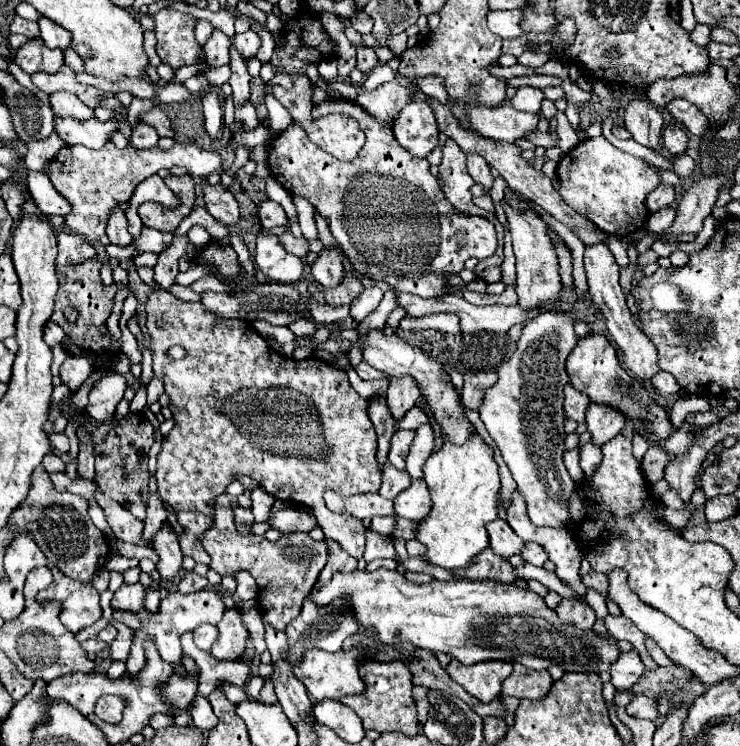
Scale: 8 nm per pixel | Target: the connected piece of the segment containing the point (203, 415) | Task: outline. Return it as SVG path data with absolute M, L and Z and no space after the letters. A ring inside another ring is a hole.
M157 290L149 294L149 344L153 350L153 370L155 376L161 378L165 382L165 394L169 394L171 398L171 412L173 412L173 420L175 426L171 428L169 436L163 440L163 448L157 456L157 486L159 486L159 496L165 500L165 504L169 508L173 508L175 512L201 512L205 516L213 516L213 508L215 508L215 496L223 494L225 488L235 480L235 474L245 474L251 476L267 494L271 494L277 500L285 500L285 502L297 502L297 504L307 504L309 508L313 508L315 516L319 518L319 526L325 532L325 538L333 538L337 540L347 552L351 552L355 558L361 558L365 552L365 528L357 518L351 516L339 516L327 510L325 502L323 502L323 492L325 490L333 490L341 496L355 496L355 494L367 494L367 492L377 492L381 486L381 464L377 462L375 454L377 454L377 434L373 430L373 424L367 416L367 400L361 398L349 384L349 378L345 372L335 370L333 366L329 366L327 362L311 356L305 360L295 360L295 358L287 358L277 354L269 342L265 338L261 338L251 324L247 326L245 320L239 318L221 318L209 310L203 308L201 302L183 302L177 296L173 296L167 290ZM171 346L183 346L185 348L185 356L181 360L169 360L165 356L167 348Z

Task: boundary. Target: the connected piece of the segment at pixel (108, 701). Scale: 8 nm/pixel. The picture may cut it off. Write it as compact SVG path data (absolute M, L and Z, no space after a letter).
M106 695L97 701L95 713L107 723L119 724L121 722L121 710L123 710L123 700L112 695Z

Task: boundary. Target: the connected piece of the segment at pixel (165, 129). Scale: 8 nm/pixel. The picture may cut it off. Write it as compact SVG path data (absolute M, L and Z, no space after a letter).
M153 108L149 112L143 112L139 116L139 122L141 124L149 124L157 130L159 136L173 136L173 128L171 128L171 120L165 116L165 112L161 108Z

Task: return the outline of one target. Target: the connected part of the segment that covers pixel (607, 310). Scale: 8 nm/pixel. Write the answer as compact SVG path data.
M595 244L593 248L585 248L585 274L589 280L589 294L591 300L597 304L597 308L603 312L607 320L607 332L611 334L615 346L623 354L625 368L629 368L639 380L651 380L657 372L657 348L655 344L633 324L629 308L625 304L623 290L619 286L619 266L615 264L615 258L607 244Z

